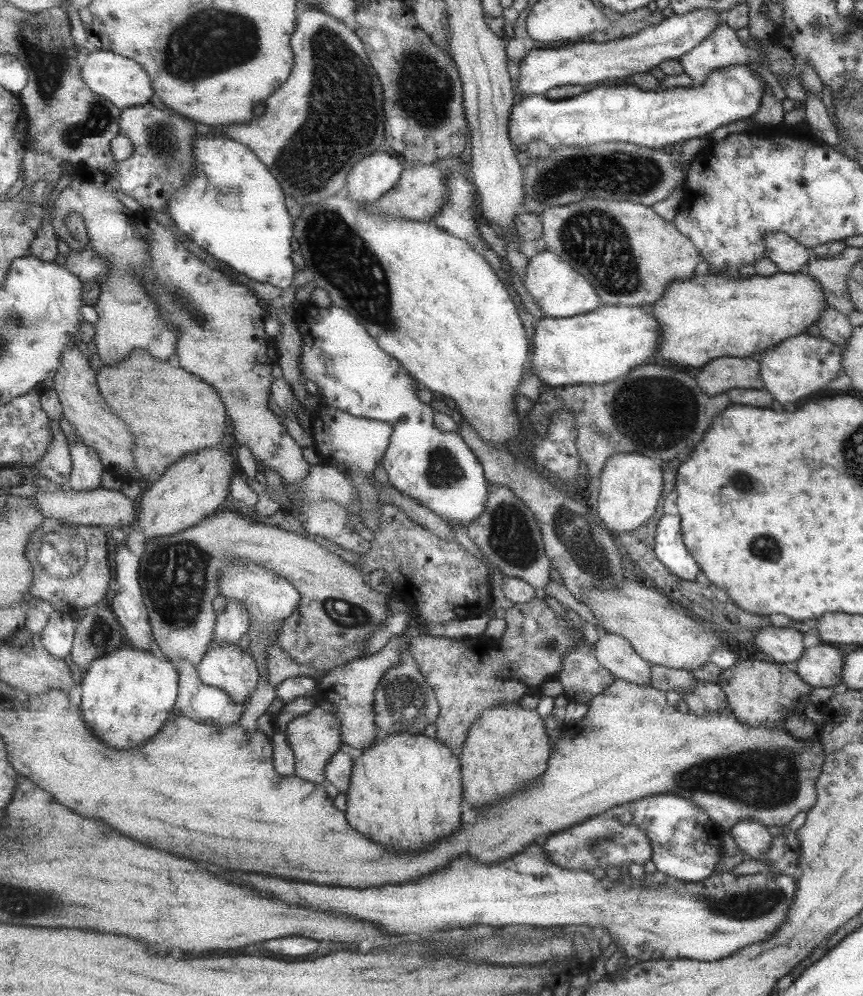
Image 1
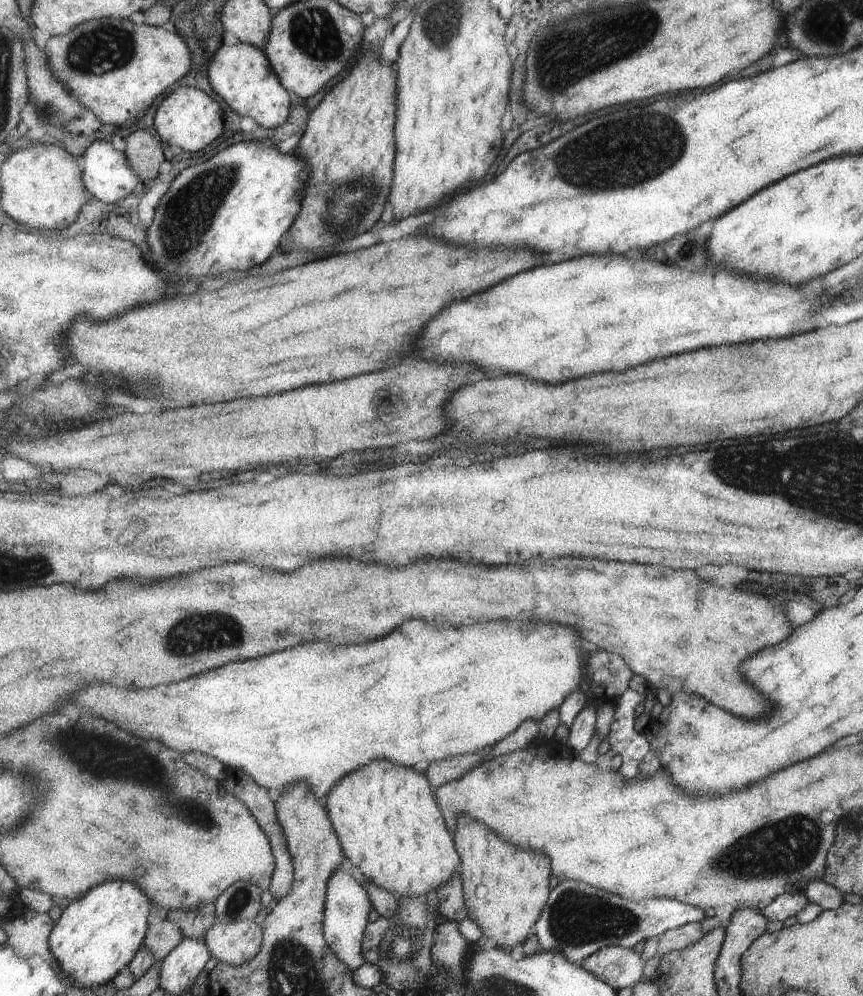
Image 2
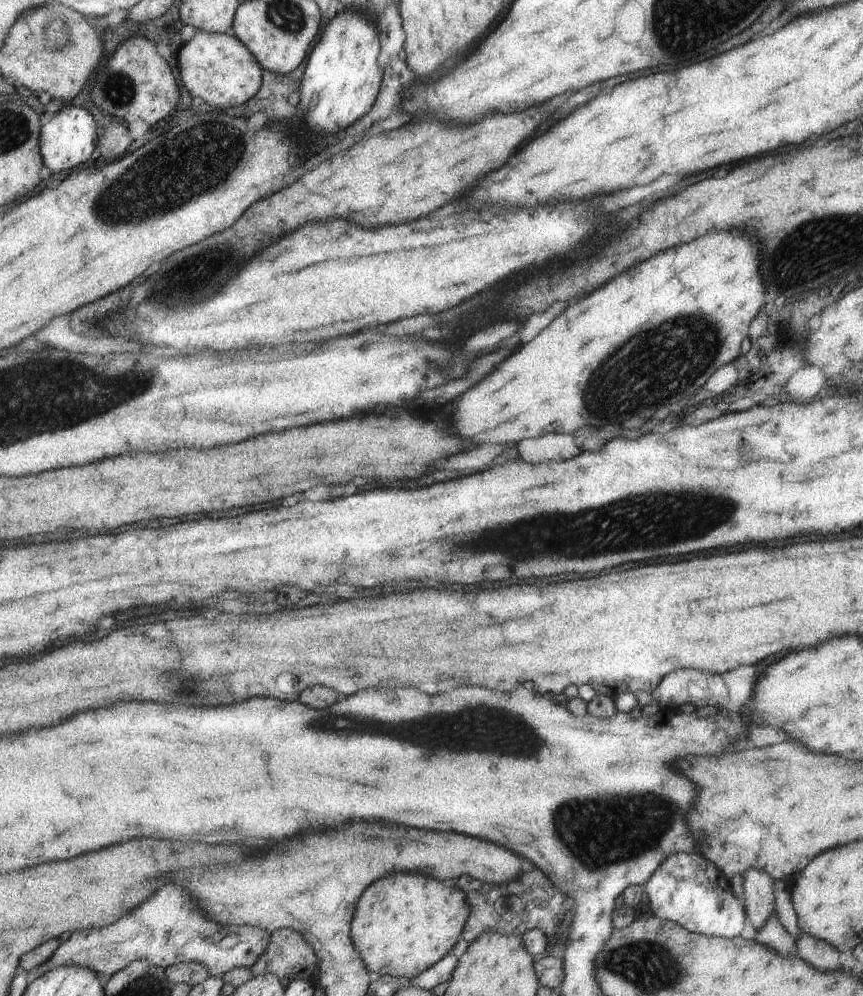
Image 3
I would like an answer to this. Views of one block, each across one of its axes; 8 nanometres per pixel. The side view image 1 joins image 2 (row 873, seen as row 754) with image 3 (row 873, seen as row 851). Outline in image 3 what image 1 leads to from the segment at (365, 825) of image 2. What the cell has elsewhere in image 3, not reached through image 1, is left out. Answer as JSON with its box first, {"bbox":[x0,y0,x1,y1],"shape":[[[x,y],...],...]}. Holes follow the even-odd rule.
{"bbox":[353,872,471,978],"shape":[[[391,872],[363,892],[353,922],[353,940],[371,972],[417,978],[449,956],[449,950],[463,936],[471,914],[469,894],[453,886],[451,880],[443,882],[417,872]]]}

